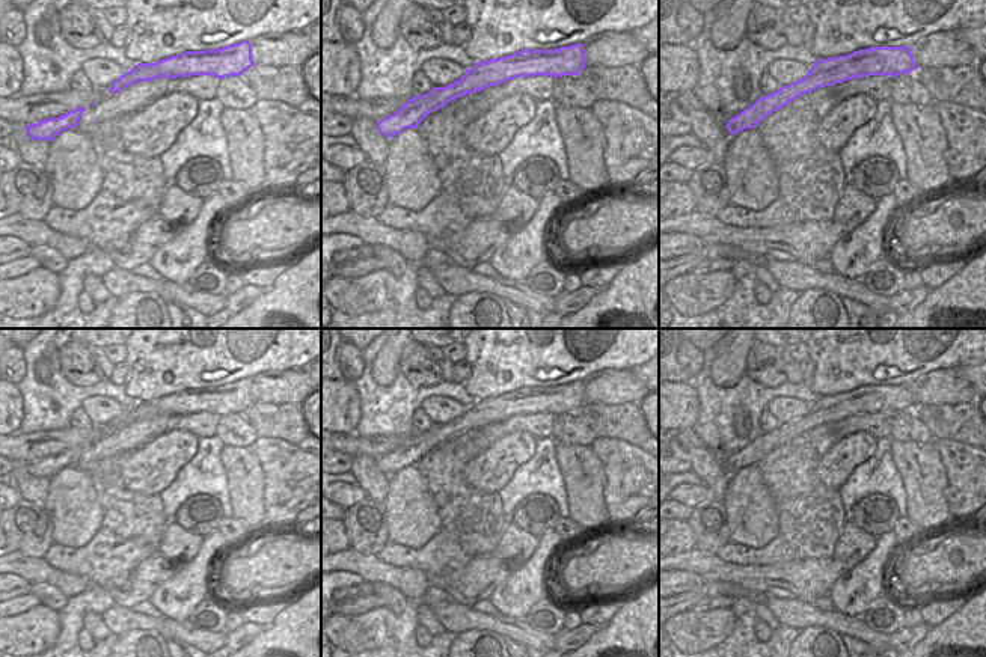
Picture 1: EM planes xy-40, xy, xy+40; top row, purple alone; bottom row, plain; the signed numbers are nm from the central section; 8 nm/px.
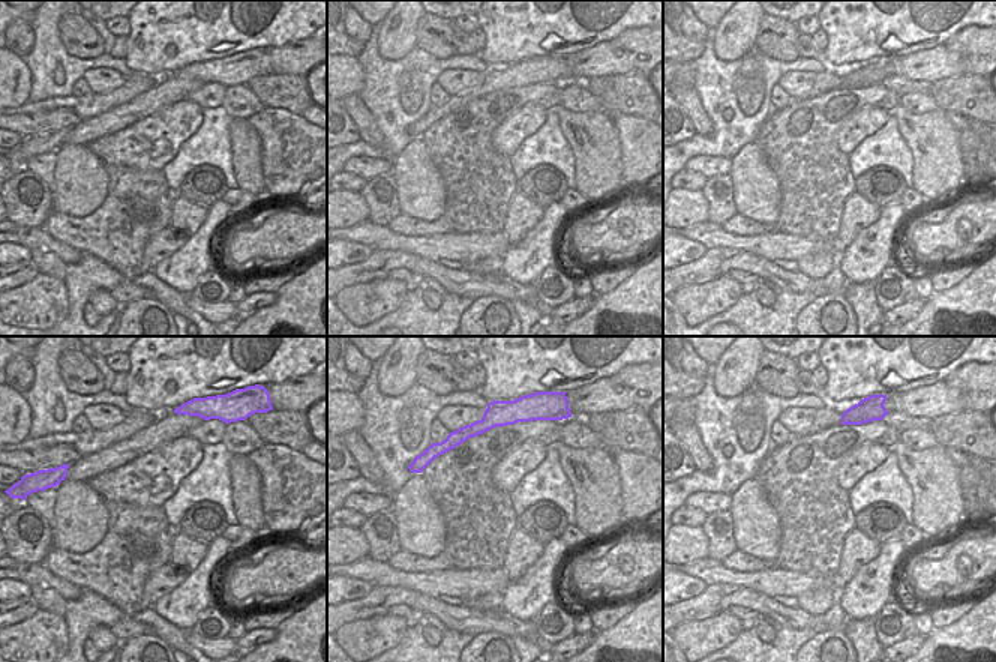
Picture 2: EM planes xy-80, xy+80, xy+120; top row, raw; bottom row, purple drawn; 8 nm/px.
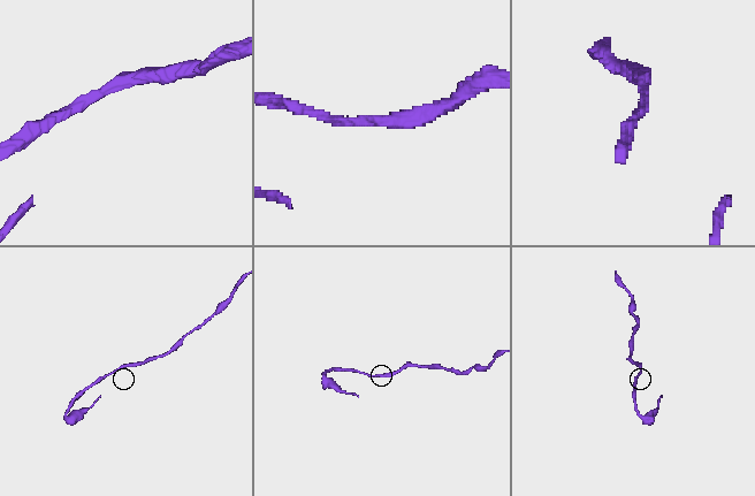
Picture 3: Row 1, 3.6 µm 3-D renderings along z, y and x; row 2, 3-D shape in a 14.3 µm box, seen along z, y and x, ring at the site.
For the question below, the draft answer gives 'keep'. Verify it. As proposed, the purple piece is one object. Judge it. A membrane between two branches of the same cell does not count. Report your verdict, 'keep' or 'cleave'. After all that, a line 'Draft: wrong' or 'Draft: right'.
keep
Draft: right

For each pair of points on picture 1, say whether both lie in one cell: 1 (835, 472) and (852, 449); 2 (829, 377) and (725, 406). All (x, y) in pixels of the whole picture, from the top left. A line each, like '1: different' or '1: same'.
1: same
2: different

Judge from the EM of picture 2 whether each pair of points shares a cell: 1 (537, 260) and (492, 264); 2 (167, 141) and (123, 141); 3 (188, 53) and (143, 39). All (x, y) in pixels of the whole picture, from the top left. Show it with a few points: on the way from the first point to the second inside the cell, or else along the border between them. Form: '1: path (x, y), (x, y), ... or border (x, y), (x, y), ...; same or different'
1: border (500, 258), (500, 270), (503, 273); different
2: path (156, 140), (134, 141); same
3: path (177, 42), (174, 39), (153, 39); same

